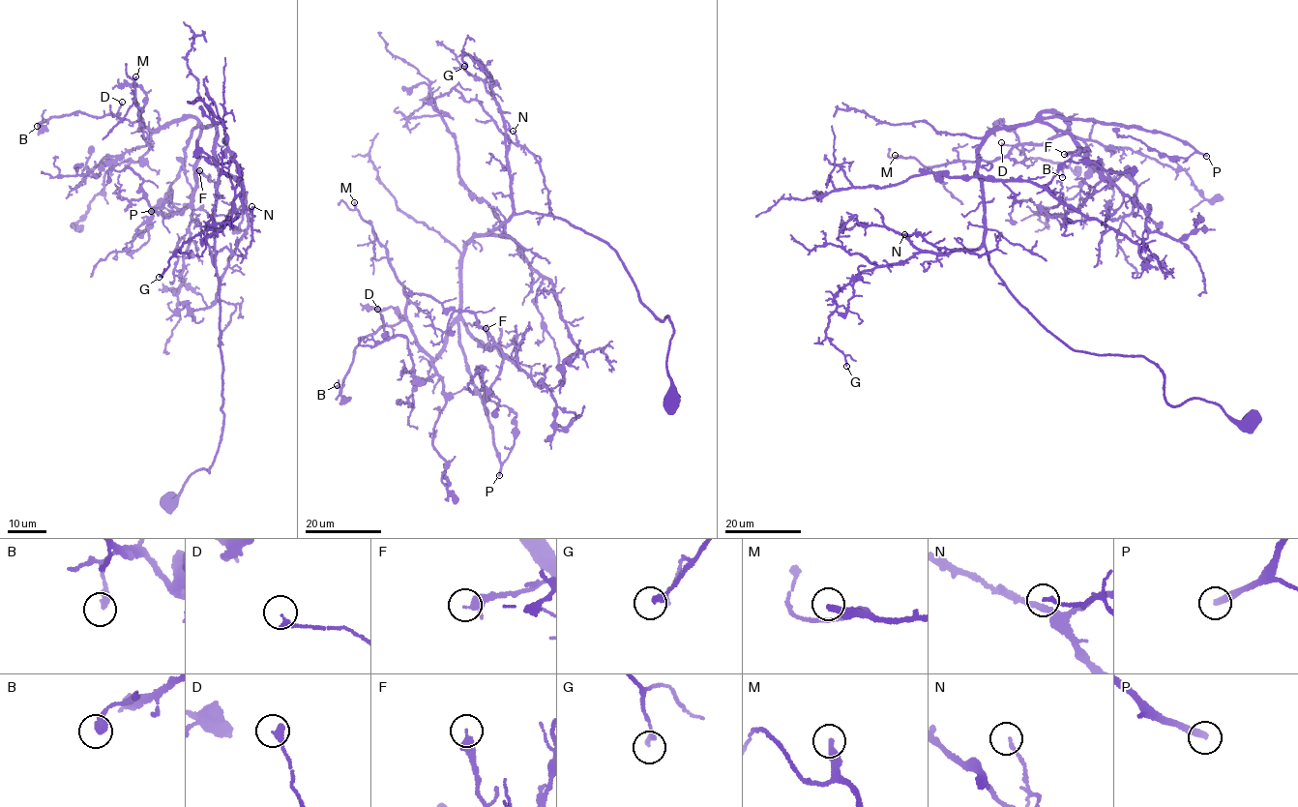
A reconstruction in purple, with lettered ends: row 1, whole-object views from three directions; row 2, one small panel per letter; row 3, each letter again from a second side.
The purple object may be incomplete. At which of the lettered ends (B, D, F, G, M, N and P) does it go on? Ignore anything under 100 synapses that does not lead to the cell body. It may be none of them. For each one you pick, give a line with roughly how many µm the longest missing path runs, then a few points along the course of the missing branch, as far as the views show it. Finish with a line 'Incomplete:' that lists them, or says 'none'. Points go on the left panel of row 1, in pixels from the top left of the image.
P: about 100 µm are missing; missing branch runs (151, 211), (125, 226), (82, 228), (65, 262), (88, 317), (102, 317), (122, 340), (101, 379), (99, 419)
Incomplete: P

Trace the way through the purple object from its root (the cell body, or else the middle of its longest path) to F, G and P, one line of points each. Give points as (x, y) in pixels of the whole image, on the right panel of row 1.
F: (1250, 422), (1170, 405), (1140, 356), (1072, 348), (996, 273), (979, 146), (1038, 121), (1080, 149), (1064, 154)
G: (1250, 422), (1170, 405), (1140, 356), (1072, 348), (983, 247), (839, 291), (826, 334), (846, 366)
P: (1250, 422), (1170, 405), (1140, 356), (1072, 348), (984, 245), (978, 150), (996, 130), (1094, 120), (1206, 156)

